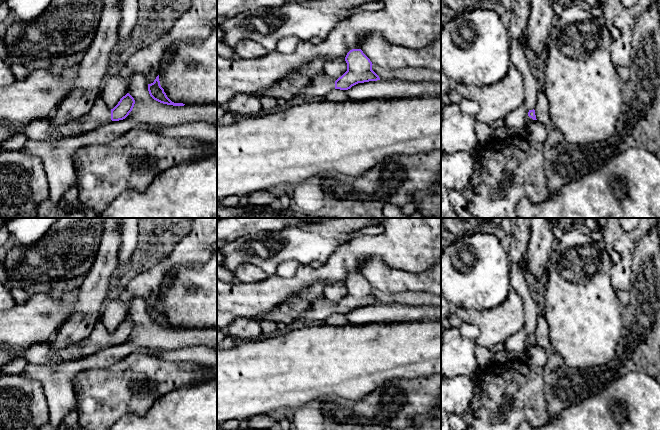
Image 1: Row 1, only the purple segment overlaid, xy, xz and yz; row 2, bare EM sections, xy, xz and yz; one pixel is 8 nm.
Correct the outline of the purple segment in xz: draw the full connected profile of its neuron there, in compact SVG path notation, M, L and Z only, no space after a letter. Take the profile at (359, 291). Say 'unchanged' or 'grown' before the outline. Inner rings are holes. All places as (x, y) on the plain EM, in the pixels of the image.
grown; M361 273L350 274L345 285L347 295L341 301L337 304L326 298L312 301L310 309L303 315L303 319L323 321L333 313L348 314L358 307L380 304L372 294L372 286Z

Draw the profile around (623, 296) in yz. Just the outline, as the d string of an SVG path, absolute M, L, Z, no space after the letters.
M616 290L616 296L621 307L626 307L629 304L629 292L623 290Z

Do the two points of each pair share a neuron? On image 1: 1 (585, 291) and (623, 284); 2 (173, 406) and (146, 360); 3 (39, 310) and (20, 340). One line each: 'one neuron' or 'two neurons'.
1: two neurons
2: two neurons
3: one neuron

